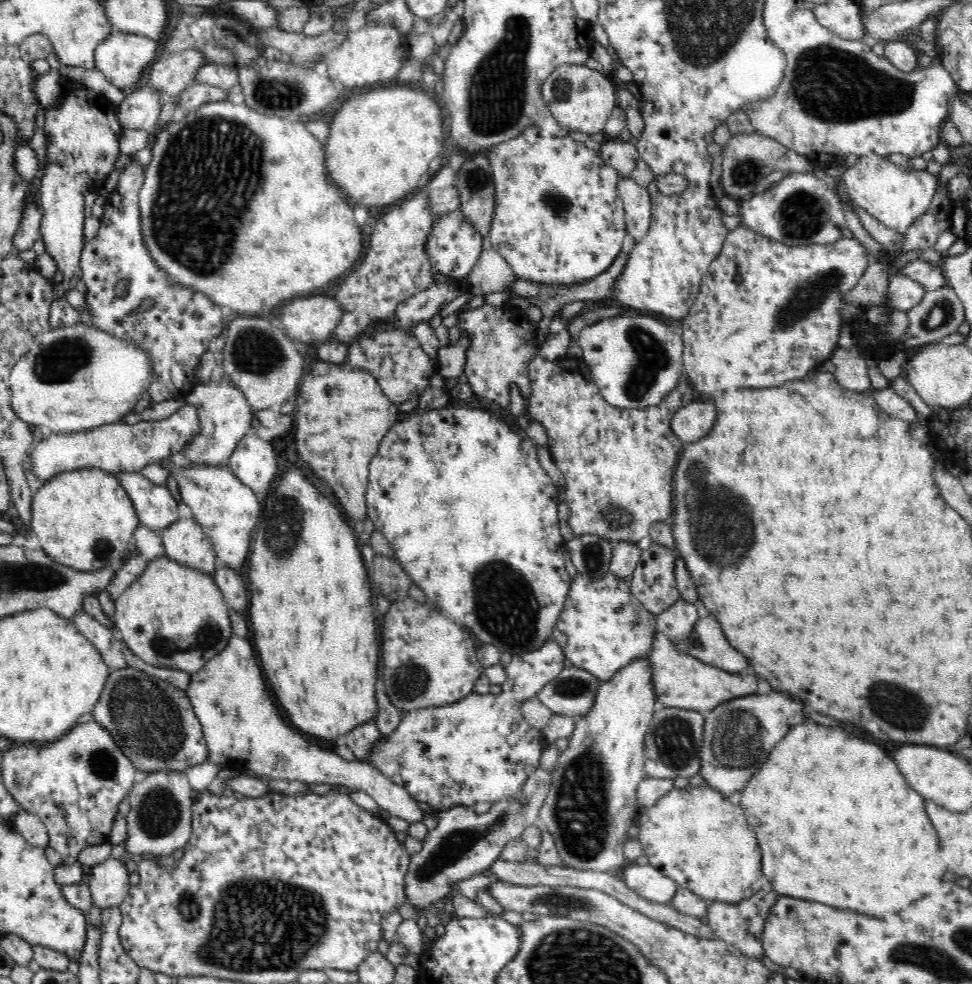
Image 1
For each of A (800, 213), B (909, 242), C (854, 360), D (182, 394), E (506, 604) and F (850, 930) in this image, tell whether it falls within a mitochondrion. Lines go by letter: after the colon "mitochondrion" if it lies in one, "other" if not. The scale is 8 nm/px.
A: mitochondrion
B: other
C: other
D: other
E: mitochondrion
F: other

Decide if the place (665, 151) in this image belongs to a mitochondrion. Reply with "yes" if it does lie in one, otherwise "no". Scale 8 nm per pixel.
no

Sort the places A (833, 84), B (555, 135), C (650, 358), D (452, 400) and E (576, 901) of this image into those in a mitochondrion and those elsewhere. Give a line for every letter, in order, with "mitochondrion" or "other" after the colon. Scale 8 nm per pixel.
A: mitochondrion
B: other
C: mitochondrion
D: other
E: mitochondrion

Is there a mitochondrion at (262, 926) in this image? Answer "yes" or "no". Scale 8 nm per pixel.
yes

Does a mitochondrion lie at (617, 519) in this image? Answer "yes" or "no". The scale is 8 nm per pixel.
yes

